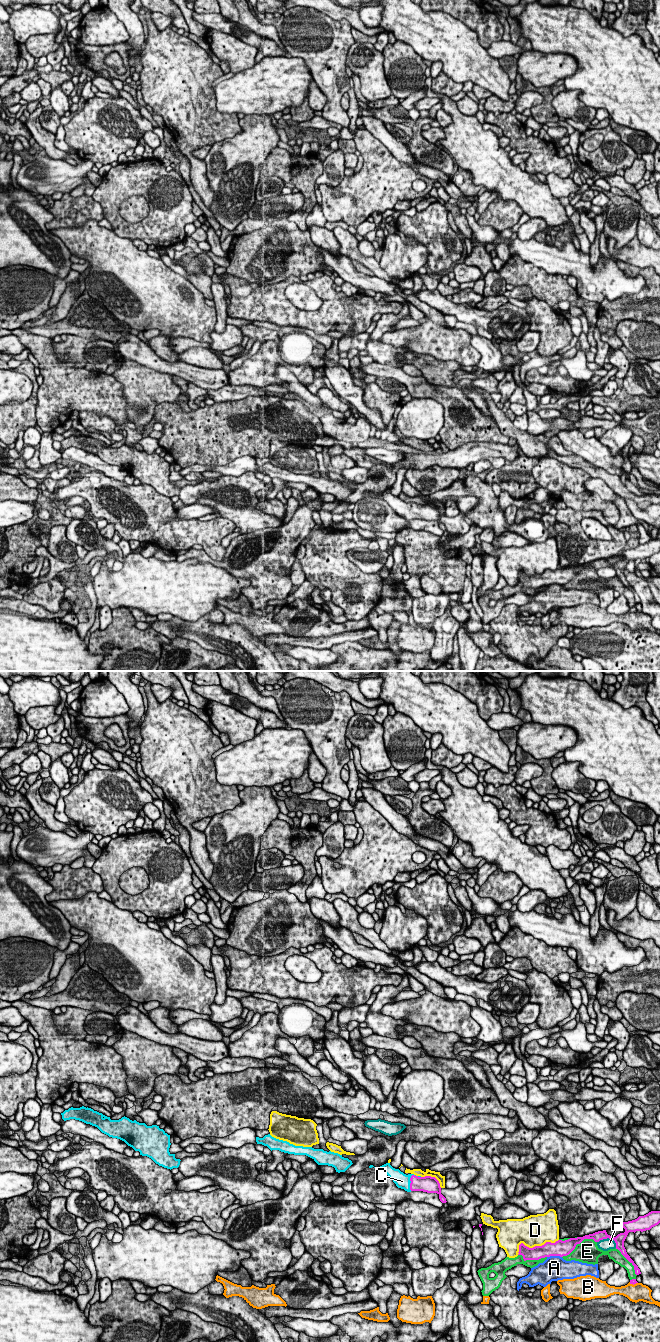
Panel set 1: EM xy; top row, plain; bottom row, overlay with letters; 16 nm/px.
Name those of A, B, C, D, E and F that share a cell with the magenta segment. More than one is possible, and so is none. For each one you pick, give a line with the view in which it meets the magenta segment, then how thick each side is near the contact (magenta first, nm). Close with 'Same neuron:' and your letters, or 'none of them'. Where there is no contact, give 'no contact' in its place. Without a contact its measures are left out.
C: contact in xy; calibres 260 and 240 nm
Same neuron: C

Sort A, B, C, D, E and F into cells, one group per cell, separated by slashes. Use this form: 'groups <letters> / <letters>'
groups A / B / C / D / E / F

